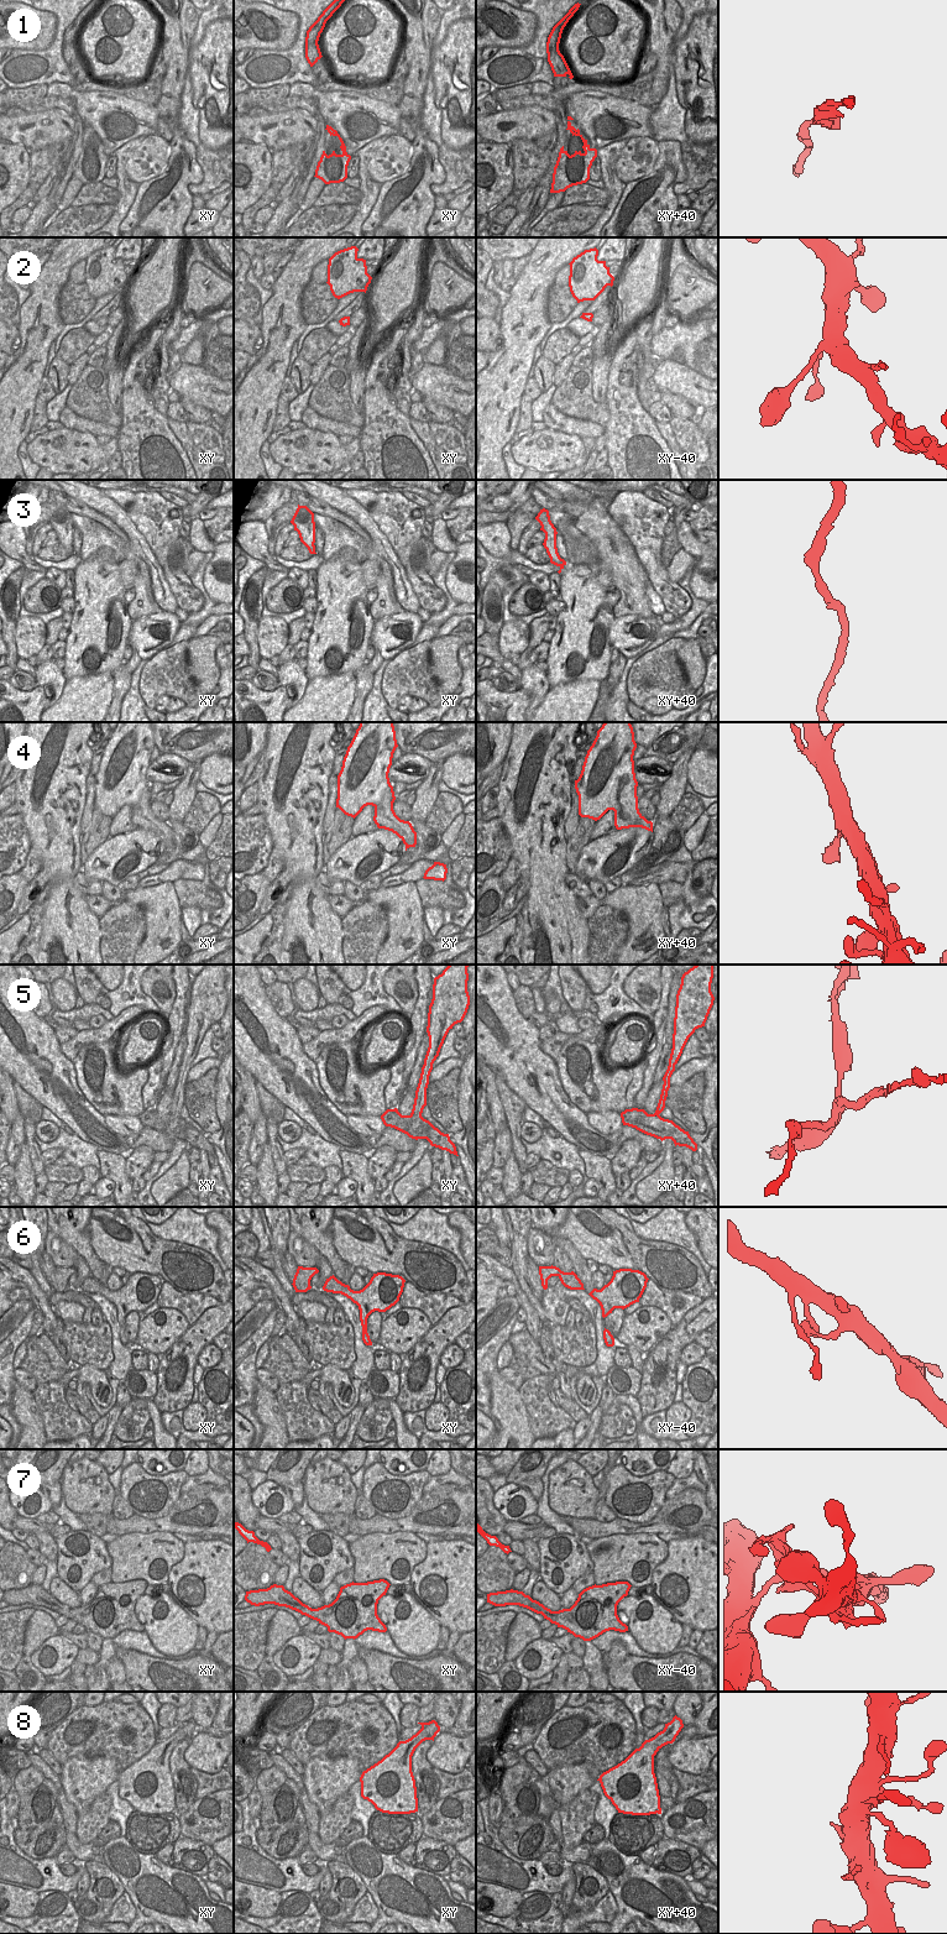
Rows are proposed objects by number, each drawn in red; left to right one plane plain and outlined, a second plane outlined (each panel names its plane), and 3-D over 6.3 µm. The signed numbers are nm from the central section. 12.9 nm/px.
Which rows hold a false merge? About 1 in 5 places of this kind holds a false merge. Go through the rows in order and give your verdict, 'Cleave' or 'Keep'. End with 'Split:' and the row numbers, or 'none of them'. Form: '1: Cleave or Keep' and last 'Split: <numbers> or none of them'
1: Keep
2: Keep
3: Keep
4: Keep
5: Cleave
6: Keep
7: Cleave
8: Keep
Split: 5, 7

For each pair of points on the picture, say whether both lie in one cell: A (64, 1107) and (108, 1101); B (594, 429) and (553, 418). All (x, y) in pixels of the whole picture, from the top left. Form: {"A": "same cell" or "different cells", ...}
{"A": "different cells", "B": "same cell"}

